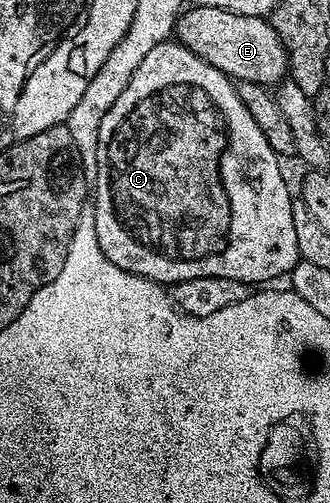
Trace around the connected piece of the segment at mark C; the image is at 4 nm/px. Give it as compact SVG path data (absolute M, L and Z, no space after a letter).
M167 41L156 45L144 61L140 61L140 69L132 73L132 81L128 81L128 89L116 97L116 105L104 113L104 121L100 121L100 141L98 142L98 203L94 213L96 241L100 241L100 249L104 249L104 257L112 261L112 265L120 265L133 275L150 279L153 283L173 285L180 281L192 281L196 277L232 277L232 281L240 281L251 285L266 285L269 279L289 276L293 267L298 264L299 253L296 245L296 225L292 221L292 205L294 199L290 195L290 187L282 176L280 156L268 145L268 137L260 133L260 125L252 121L252 113L244 109L244 101L240 101L235 80L229 75L220 73L208 61L196 57L184 45L176 41Z

